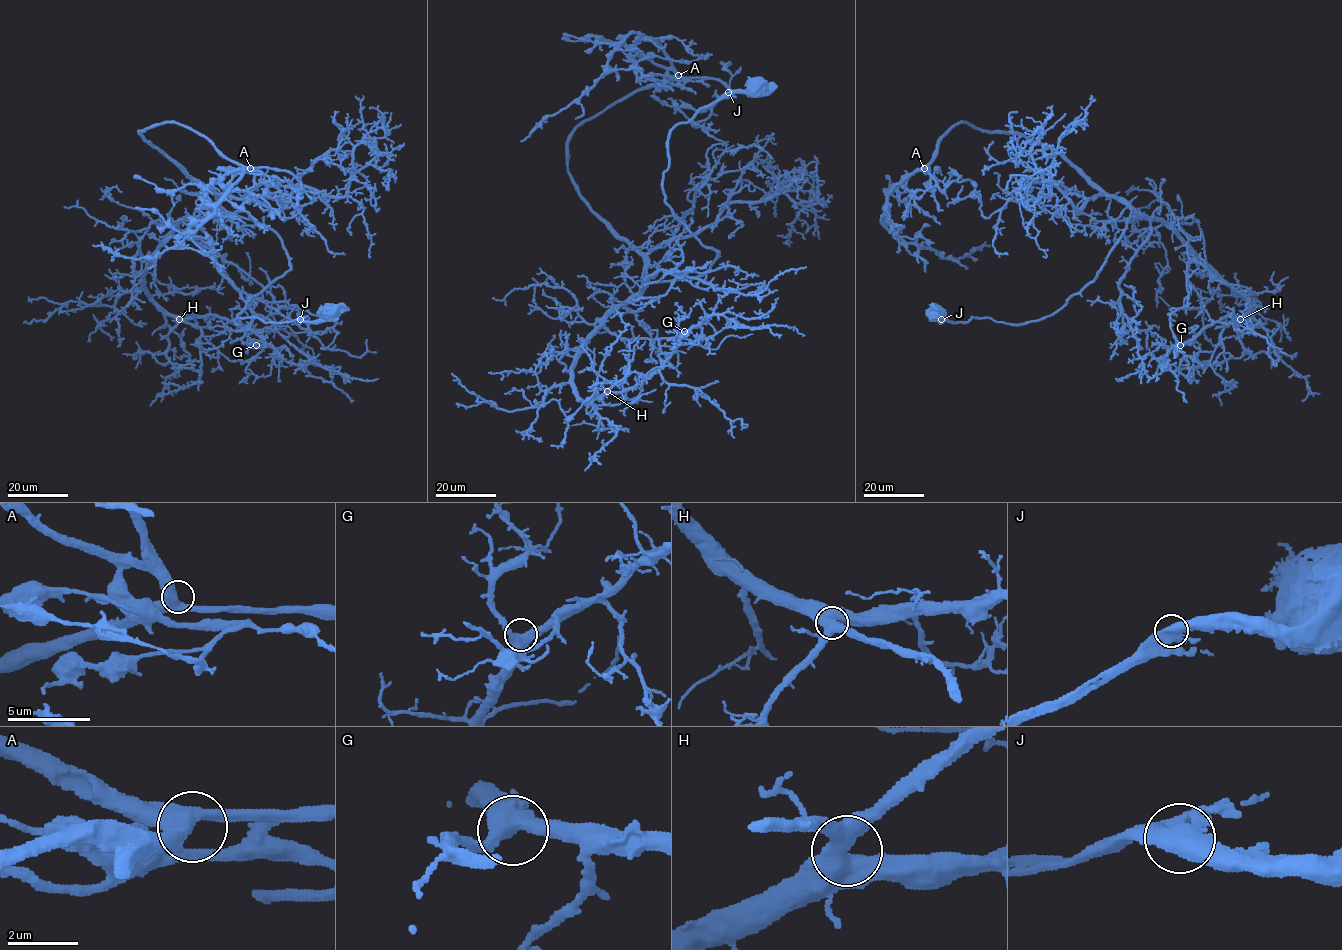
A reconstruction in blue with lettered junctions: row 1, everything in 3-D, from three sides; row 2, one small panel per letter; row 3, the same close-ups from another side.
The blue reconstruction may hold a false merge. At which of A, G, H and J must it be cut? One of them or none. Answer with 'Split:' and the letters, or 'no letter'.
Split: no letter

